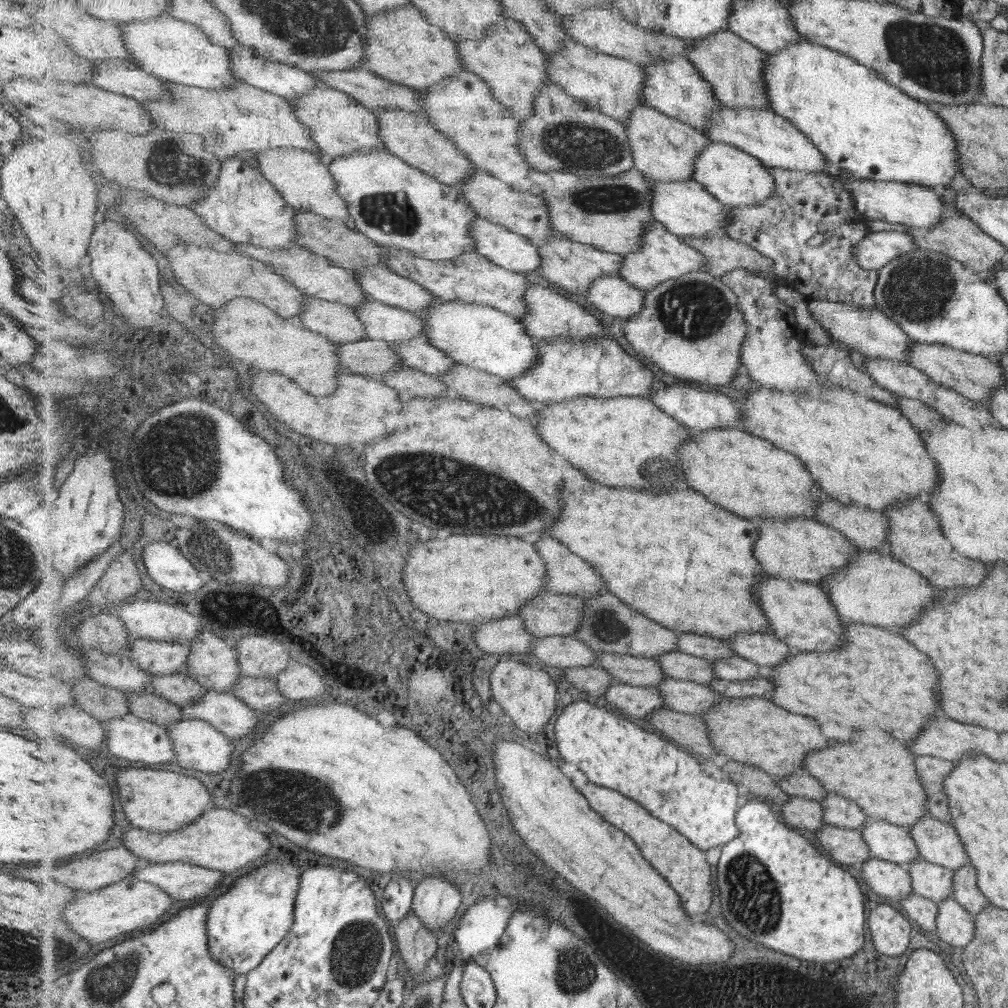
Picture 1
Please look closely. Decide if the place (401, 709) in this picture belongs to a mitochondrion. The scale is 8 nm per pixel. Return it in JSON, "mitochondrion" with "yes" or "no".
{"mitochondrion":"no"}

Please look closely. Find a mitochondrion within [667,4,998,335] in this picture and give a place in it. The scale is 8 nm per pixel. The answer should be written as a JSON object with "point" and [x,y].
{"point":[937,57]}

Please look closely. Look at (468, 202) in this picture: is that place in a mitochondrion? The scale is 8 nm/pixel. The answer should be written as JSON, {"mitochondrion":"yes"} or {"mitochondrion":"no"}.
{"mitochondrion":"no"}

